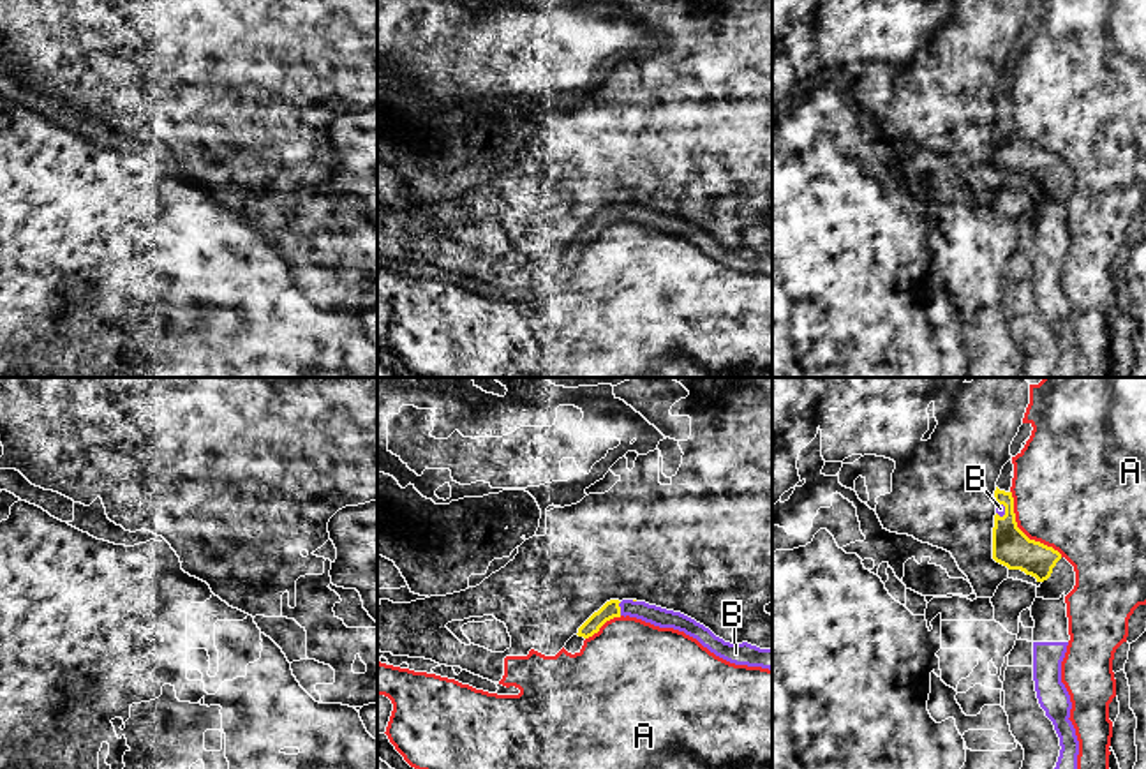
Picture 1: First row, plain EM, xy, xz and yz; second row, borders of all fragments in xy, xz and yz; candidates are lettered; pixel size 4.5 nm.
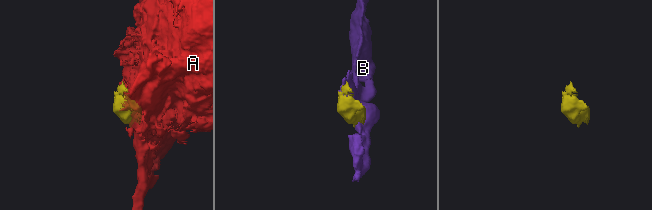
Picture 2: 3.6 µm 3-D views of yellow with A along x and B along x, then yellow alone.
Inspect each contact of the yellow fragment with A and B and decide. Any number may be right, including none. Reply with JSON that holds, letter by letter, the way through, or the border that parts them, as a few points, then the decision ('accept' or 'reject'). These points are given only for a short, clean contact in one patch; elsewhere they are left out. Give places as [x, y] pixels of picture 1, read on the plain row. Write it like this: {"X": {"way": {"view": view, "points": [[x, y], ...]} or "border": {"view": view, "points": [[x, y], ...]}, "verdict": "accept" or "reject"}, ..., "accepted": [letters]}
{"A": {"verdict": "reject"}, "B": {"verdict": "accept"}, "accepted": ["B"]}

